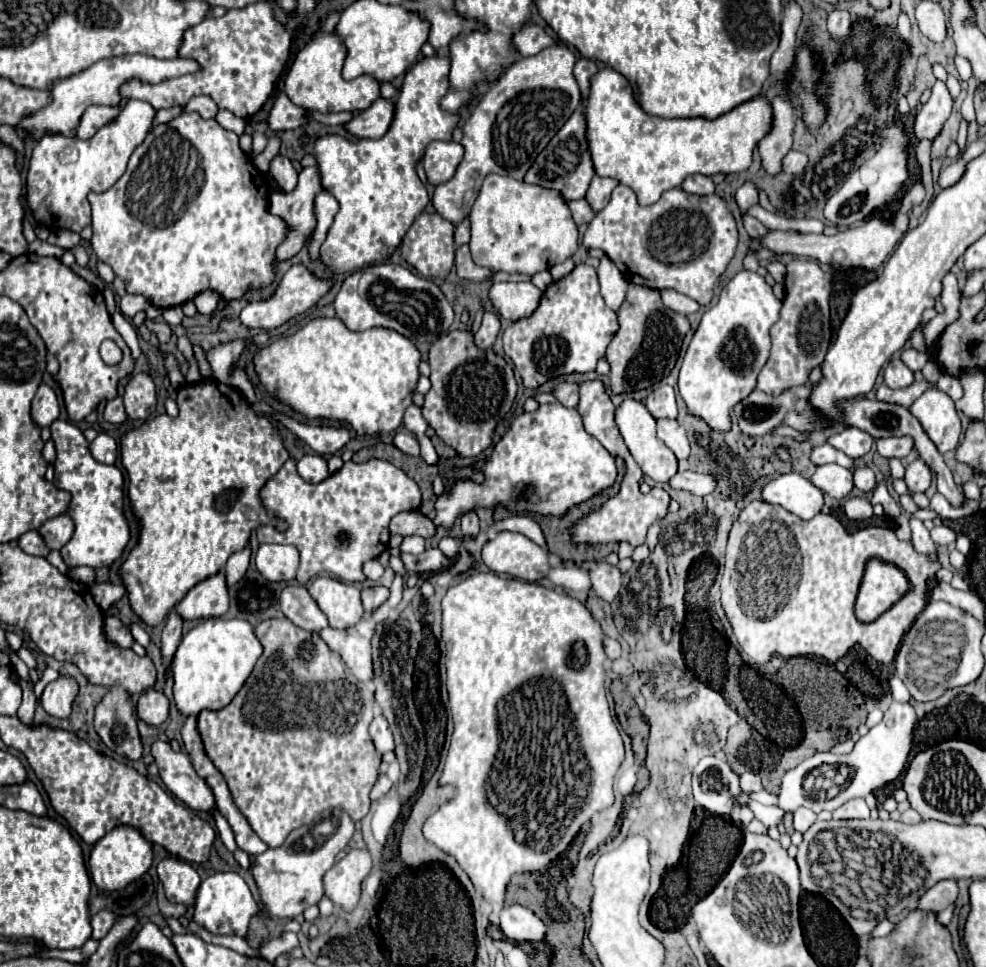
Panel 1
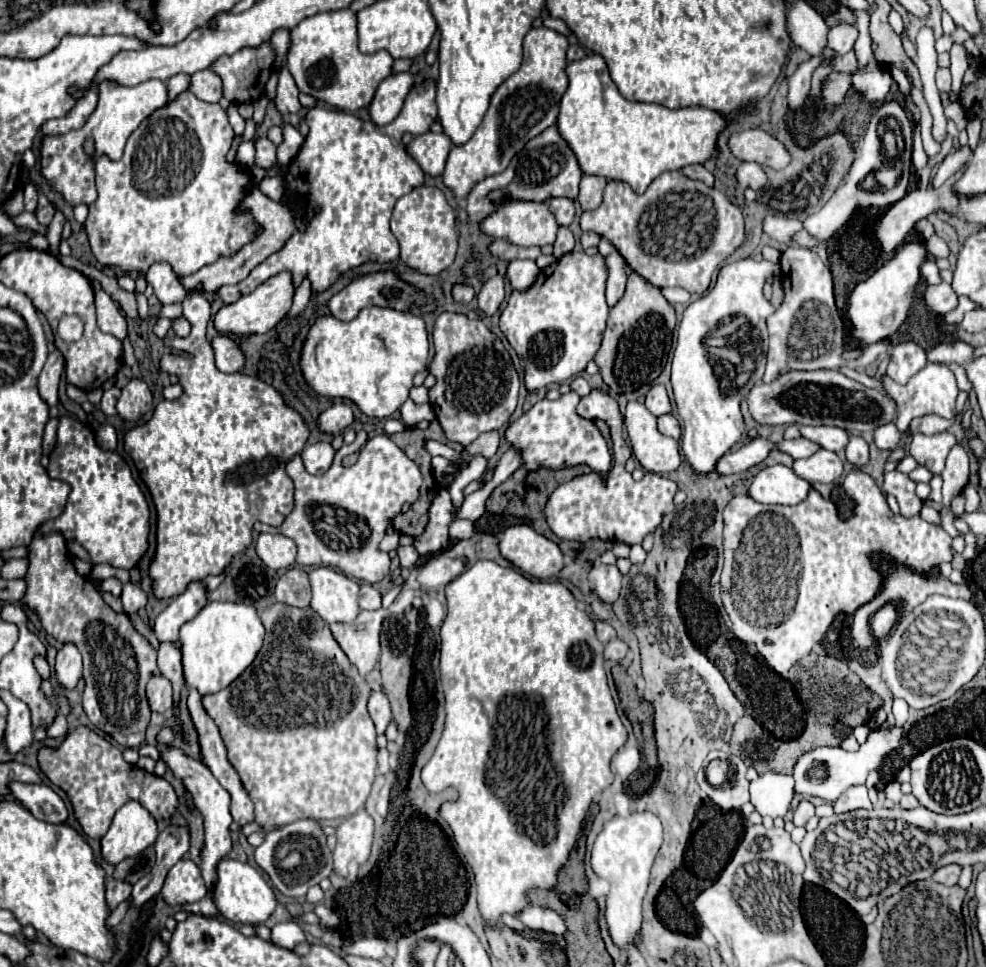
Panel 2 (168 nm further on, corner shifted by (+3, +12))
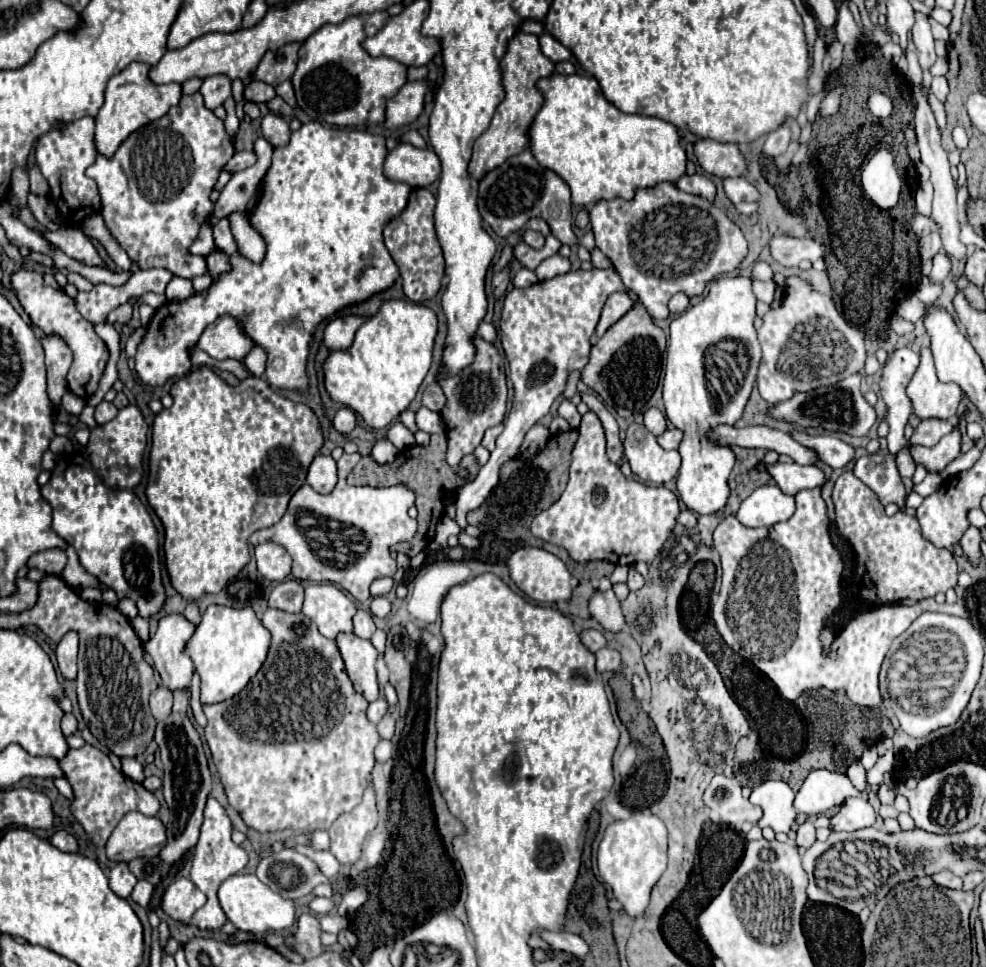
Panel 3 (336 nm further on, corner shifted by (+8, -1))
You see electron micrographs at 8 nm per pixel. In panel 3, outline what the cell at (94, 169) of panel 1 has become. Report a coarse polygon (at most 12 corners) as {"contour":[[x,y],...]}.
{"contour":[[130,63],[106,87],[96,149],[112,157],[142,125],[180,103],[182,85],[156,85]]}

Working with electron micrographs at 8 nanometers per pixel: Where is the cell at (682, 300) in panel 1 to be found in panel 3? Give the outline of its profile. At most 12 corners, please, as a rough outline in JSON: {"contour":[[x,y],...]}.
{"contour":[[676,293],[670,299],[668,309],[672,315],[686,311],[690,297]]}

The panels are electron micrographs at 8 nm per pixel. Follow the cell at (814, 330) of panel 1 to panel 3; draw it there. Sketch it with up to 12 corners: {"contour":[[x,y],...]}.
{"contour":[[788,277],[758,329],[770,403],[864,369],[862,333]]}

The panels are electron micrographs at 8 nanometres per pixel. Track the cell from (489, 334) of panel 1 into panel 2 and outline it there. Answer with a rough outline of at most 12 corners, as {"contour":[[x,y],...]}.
{"contour":[[503,276],[487,280],[477,296],[479,310],[491,318],[505,298]]}

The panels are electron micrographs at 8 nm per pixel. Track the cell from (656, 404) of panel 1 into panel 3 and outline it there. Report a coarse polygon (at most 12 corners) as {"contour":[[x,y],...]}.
{"contour":[[656,407],[644,413],[644,425],[654,435],[668,427],[664,413]]}

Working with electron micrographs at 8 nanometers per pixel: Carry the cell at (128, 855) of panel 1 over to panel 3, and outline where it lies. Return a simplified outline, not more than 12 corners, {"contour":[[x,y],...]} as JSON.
{"contour":[[126,813],[106,843],[110,861],[156,857],[166,843],[158,817]]}

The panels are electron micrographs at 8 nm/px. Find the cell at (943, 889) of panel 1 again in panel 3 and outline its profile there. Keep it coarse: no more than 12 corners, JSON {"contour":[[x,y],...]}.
{"contour":[[952,871],[932,875],[936,885],[962,889],[962,879]]}

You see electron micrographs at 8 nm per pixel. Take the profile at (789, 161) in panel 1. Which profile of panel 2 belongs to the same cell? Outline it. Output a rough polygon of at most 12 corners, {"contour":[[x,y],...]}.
{"contour":[[759,128],[733,134],[739,160],[785,168],[789,150]]}

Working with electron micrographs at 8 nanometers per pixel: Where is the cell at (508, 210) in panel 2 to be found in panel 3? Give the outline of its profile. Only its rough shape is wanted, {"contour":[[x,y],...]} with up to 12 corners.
{"contour":[[524,231],[524,241],[532,249],[544,247],[544,235]]}

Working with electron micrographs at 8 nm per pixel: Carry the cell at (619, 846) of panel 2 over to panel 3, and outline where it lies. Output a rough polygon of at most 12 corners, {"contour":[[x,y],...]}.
{"contour":[[634,811],[598,849],[604,883],[632,917],[666,871],[660,817]]}

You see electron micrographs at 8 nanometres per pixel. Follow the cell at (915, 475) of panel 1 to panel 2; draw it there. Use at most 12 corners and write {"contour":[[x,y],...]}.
{"contour":[[915,434],[907,450],[933,474],[941,474],[955,436]]}

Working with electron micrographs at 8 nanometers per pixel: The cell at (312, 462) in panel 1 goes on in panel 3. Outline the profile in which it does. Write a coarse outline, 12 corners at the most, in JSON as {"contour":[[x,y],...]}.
{"contour":[[316,455],[306,483],[316,493],[330,493],[336,483],[336,461]]}

